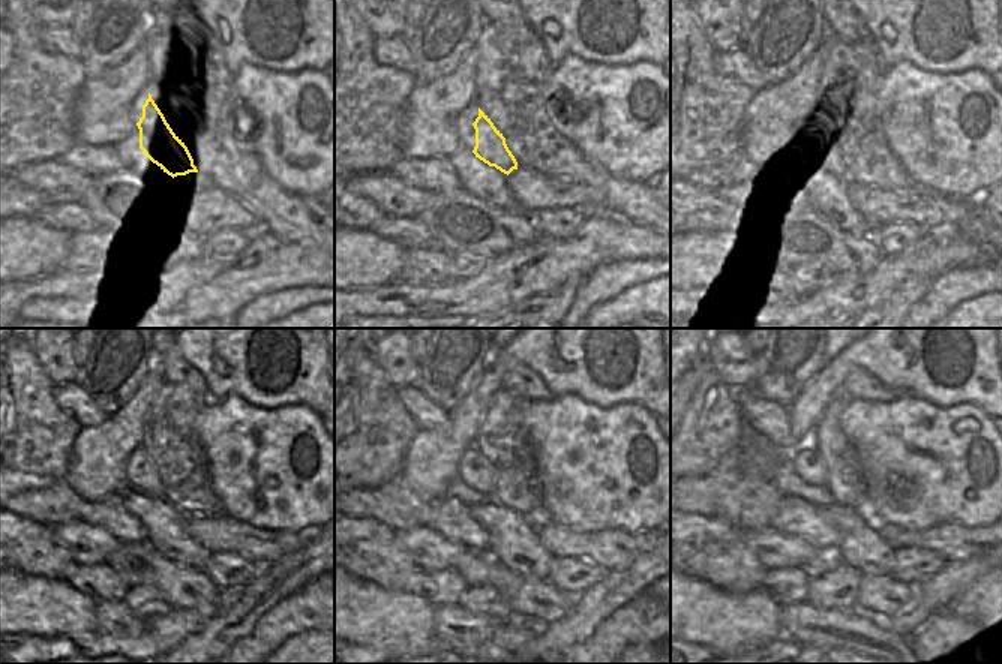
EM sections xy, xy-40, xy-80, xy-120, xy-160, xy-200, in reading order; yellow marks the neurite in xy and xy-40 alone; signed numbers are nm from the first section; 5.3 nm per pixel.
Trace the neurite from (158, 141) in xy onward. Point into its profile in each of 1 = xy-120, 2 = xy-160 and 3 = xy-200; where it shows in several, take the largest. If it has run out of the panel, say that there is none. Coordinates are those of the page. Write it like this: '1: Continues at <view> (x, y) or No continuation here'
1: Continues at xy-120 (149, 483)
2: Continues at xy-160 (483, 483)
3: Continues at xy-200 (818, 459).

